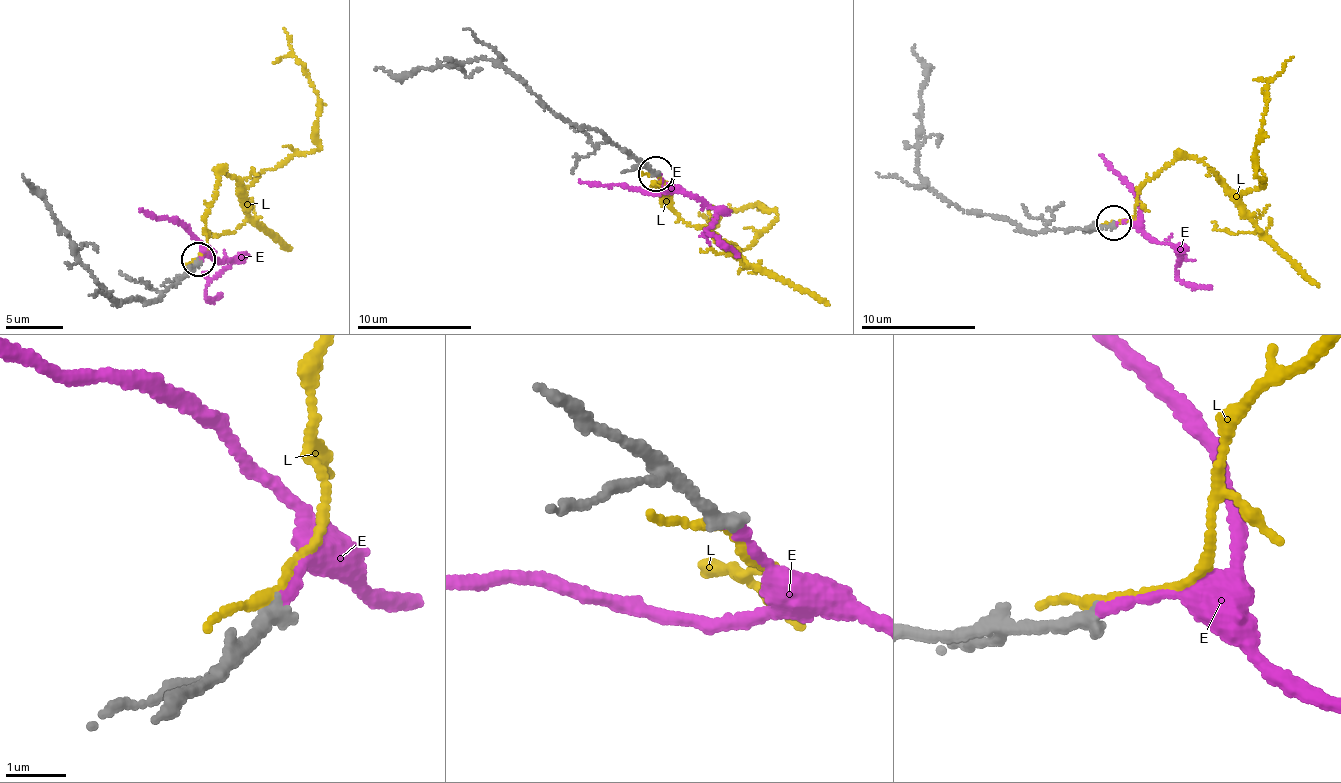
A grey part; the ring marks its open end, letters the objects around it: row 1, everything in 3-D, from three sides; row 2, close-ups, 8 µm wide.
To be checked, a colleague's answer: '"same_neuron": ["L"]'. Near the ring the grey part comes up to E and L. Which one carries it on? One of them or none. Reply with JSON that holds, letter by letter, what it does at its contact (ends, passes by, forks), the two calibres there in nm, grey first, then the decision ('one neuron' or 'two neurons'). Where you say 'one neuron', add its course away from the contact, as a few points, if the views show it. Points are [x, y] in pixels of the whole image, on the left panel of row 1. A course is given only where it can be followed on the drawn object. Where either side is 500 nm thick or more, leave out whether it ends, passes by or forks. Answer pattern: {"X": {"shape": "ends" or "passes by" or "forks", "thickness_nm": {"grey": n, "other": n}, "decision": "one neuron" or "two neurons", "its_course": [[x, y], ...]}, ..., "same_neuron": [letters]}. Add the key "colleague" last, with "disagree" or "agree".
{"E": {"shape": "ends", "thickness_nm": {"grey": 200, "other": 160}, "decision": "one neuron", "its_course": [[197, 261], [204, 252], [231, 263], [220, 270], [206, 296], [220, 296]]}, "L": {"shape": "ends", "thickness_nm": {"grey": 240, "other": 160}, "decision": "two neurons"}, "same_neuron": ["E"], "colleague": "disagree"}

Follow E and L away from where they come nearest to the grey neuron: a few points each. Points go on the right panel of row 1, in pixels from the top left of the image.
E: (1114, 224), (1127, 220), (1152, 239), (1175, 249), (1179, 255), (1175, 276), (1211, 288)
L: (1113, 224), (1134, 215), (1137, 187), (1179, 158), (1243, 194), (1264, 187), (1255, 143), (1269, 81), (1292, 56)

